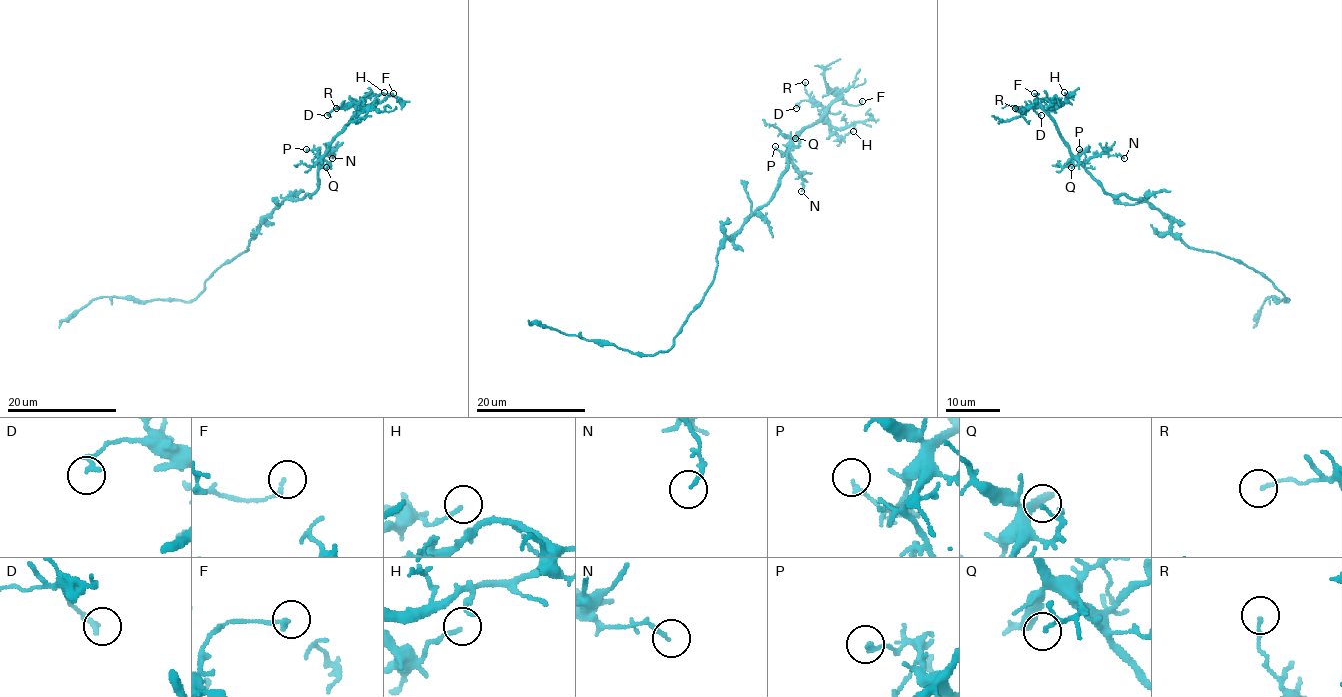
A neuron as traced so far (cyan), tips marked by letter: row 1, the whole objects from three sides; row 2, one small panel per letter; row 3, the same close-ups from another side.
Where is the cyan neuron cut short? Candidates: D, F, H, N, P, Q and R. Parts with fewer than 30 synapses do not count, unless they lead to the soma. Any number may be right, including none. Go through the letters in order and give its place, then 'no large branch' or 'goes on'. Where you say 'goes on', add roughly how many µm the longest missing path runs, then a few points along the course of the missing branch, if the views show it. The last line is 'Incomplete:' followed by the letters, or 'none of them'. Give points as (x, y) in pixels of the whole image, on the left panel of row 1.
D: (327, 115) | no large branch
F: (393, 93) | no large branch
H: (384, 92) | no large branch
N: (332, 158) | no large branch
P: (306, 149) | no large branch
Q: (326, 167) | no large branch
R: (336, 108) | no large branch
Incomplete: none of them

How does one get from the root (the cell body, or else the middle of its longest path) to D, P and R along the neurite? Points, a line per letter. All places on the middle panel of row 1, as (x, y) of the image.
D: (721, 244), (770, 199), (779, 177), (787, 169), (790, 143), (817, 120), (825, 108), (805, 99), (796, 108)
P: (721, 244), (770, 199), (779, 177), (787, 169), (787, 151), (781, 153), (775, 146)
R: (721, 244), (770, 199), (779, 177), (787, 169), (790, 143), (824, 113), (825, 108), (806, 93), (805, 82)

